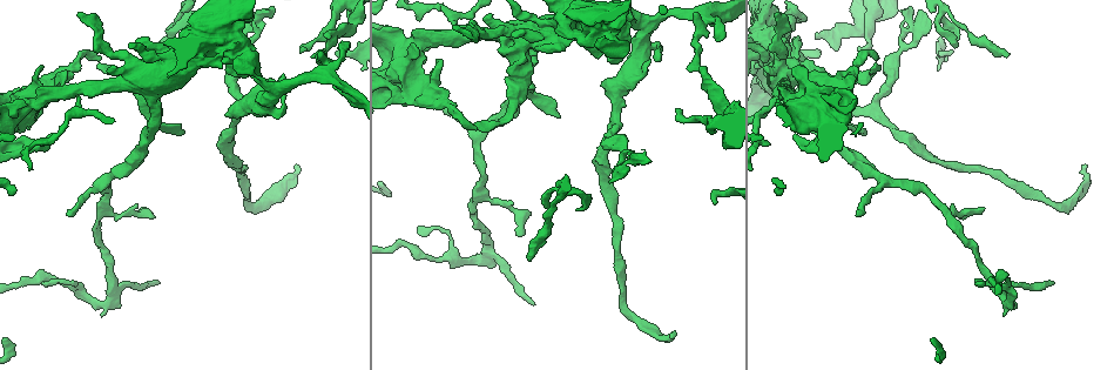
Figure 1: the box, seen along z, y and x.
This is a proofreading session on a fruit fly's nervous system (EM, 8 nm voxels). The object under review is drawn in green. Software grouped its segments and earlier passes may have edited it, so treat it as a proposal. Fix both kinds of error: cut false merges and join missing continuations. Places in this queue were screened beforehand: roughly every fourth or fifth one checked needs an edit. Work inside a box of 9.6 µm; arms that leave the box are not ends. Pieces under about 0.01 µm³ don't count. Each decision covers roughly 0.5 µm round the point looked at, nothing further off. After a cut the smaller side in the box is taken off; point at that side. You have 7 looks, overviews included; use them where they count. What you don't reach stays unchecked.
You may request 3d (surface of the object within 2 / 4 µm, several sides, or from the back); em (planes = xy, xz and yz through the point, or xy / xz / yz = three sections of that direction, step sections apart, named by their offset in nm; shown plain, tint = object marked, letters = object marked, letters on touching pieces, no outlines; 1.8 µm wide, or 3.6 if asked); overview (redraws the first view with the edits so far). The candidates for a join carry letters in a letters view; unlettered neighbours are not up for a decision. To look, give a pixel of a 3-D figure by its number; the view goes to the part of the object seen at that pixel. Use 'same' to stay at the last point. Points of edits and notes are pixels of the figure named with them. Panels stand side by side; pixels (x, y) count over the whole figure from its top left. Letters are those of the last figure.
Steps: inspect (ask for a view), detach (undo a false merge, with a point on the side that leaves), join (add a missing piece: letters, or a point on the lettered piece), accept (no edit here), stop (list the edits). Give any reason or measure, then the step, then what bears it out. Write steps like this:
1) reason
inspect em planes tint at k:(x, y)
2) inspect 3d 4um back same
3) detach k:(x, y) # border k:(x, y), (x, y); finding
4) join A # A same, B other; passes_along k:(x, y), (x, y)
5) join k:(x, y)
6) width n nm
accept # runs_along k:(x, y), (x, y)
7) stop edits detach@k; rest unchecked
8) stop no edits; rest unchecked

touches itself
inspect 3d 4um at 1:(577, 26)

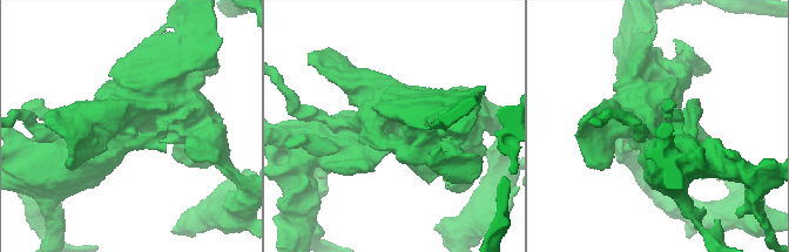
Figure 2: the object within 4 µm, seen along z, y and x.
inspect em 3.6um yz step 16 tint at 2:(395, 128)

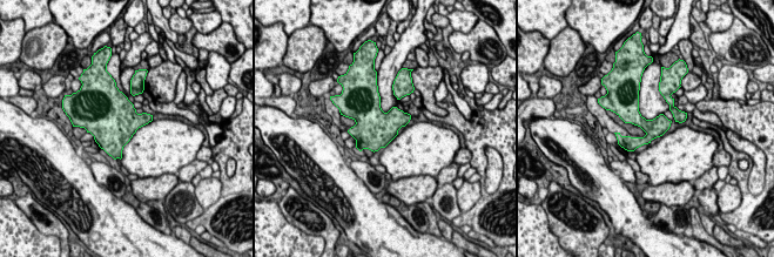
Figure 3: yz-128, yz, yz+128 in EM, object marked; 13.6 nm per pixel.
inspect em 3.6um xz step 8 letters same

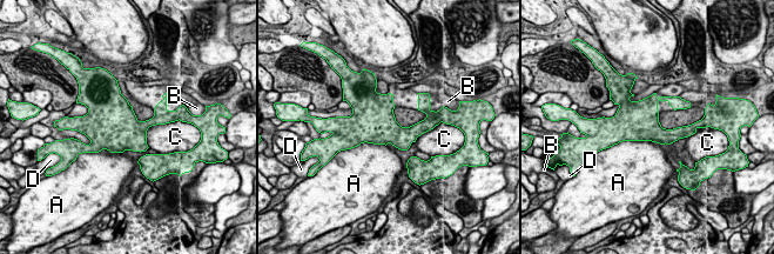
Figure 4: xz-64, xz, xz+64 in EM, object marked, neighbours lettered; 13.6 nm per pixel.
width 440 nm
accept # A other, B other, C other, D other; border 4:(166, 122), (148, 128), (148, 147); continuous, no second cell

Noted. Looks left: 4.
an open end
inspect em xy step 4 tint at 1:(701, 66)

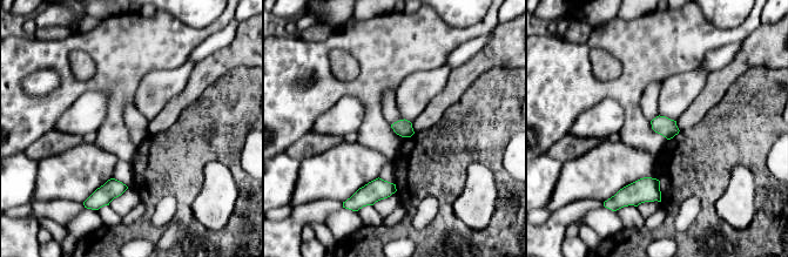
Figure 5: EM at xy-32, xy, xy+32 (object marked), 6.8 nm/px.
another direction
inspect em planes tint same

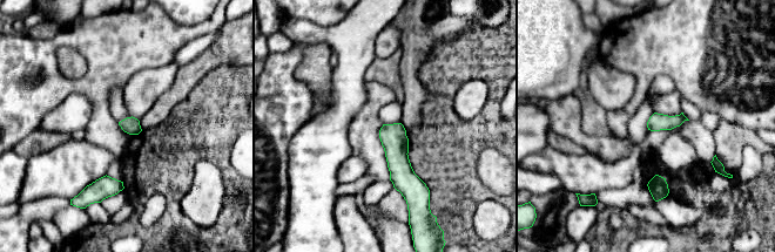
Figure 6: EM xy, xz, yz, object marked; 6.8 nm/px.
inspect em planes letters same

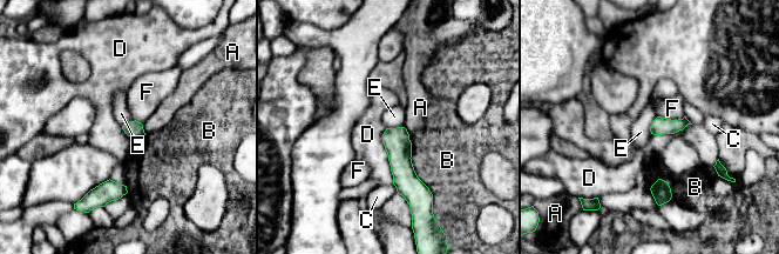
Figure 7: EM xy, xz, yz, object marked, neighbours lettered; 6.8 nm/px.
width 120 nm
accept # A other, B other, C other, D other, E other, F other; border 7:(404, 126), (386, 128); no lettered piece goes on from it

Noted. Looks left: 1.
stop no edits; rest unchecked

